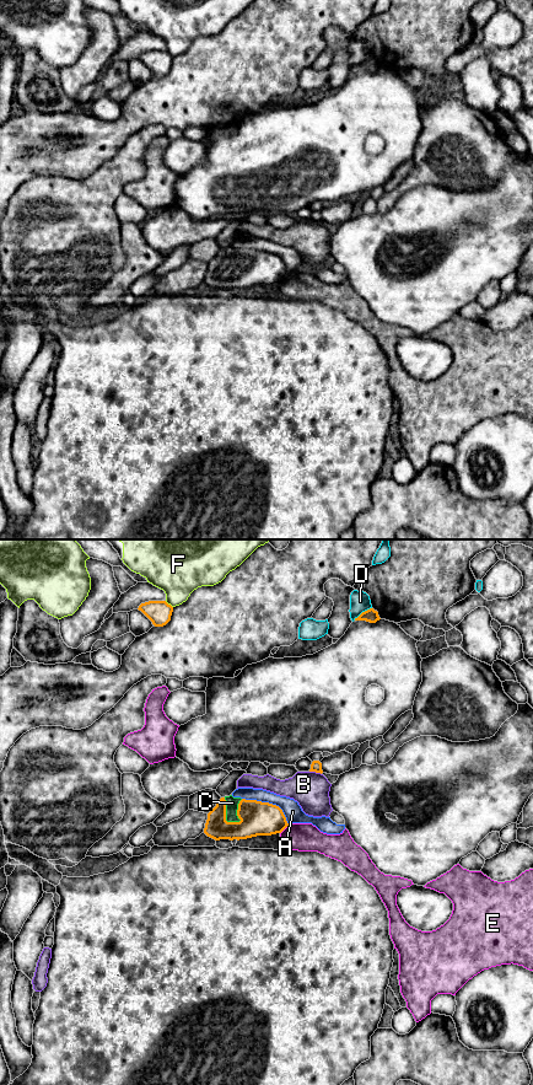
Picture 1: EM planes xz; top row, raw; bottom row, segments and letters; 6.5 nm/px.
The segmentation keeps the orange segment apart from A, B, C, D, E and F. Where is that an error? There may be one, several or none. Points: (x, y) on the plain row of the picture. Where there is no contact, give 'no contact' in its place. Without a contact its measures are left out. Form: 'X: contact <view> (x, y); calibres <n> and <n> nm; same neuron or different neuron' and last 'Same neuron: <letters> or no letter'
A: contact xz (268, 252); calibres 220 and 120 nm; different neuron
B: contact xz (316, 221); calibres 70 and 240 nm; different neuron
C: contact xz (237, 264); calibres 220 and 80 nm; same neuron
D: contact xz (362, 62); calibres 90 and 130 nm; different neuron
E: contact xz (284, 278); calibres 220 and 190 nm; different neuron
F: contact xz (167, 53); calibres 160 and 300 nm; different neuron
Same neuron: C

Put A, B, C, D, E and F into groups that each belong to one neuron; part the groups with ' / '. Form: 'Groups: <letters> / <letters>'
Groups: A / B / C / D / E / F

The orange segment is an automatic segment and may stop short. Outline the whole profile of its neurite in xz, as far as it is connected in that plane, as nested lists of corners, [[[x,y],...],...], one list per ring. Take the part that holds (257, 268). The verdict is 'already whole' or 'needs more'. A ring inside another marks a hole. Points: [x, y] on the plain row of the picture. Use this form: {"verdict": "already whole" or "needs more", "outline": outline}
{"verdict": "needs more", "outline": [[[230,245],[208,263],[204,283],[215,290],[239,290],[281,283],[287,275],[279,256]]]}

